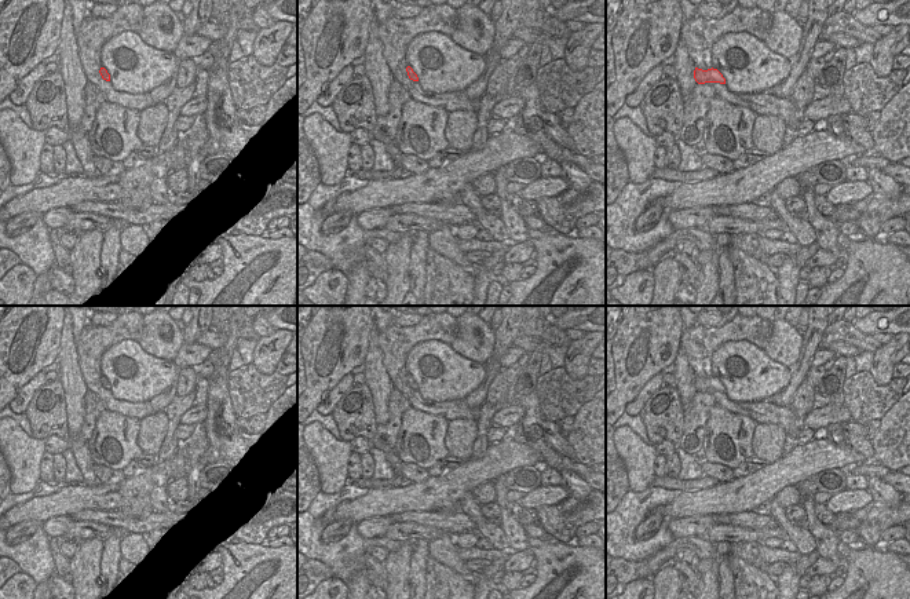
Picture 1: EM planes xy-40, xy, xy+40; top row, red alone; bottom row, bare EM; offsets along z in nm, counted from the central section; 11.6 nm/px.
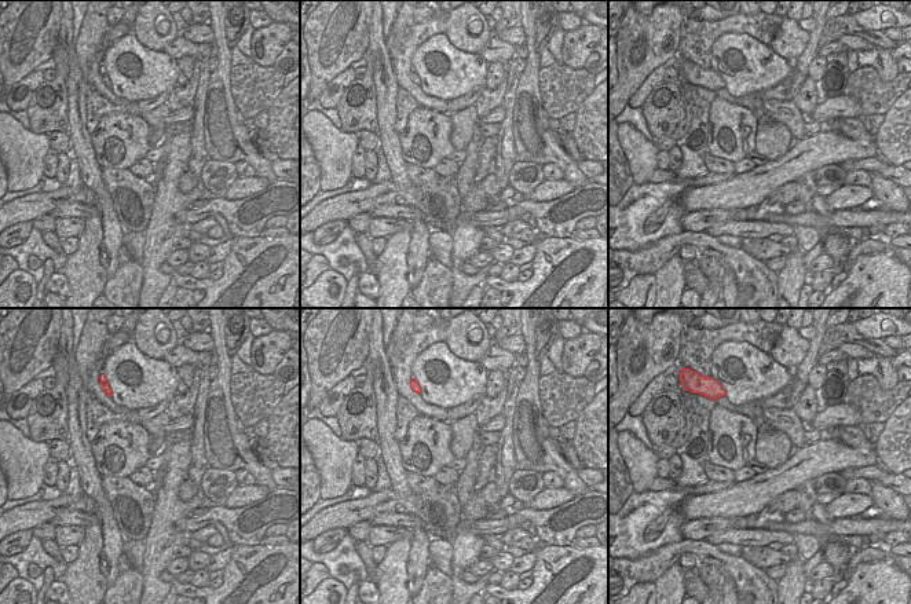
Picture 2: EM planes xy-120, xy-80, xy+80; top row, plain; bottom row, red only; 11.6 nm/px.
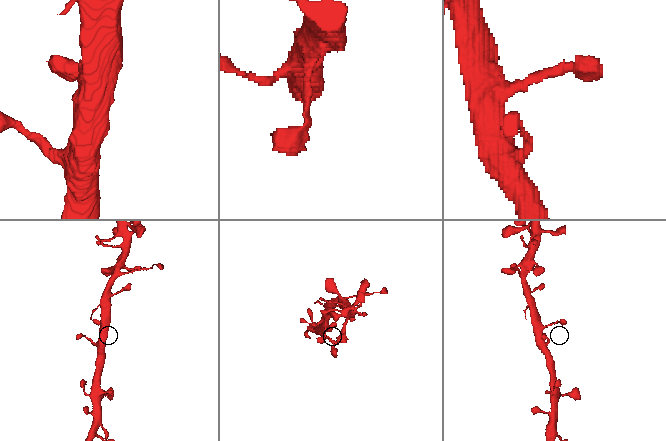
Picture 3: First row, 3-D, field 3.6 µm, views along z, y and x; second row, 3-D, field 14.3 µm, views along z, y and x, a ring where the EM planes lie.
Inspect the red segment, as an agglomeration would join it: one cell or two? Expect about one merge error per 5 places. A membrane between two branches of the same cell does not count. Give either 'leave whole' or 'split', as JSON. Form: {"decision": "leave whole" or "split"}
{"decision": "leave whole"}

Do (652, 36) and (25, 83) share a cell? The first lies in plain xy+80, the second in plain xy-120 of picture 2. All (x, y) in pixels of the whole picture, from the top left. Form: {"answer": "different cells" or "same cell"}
{"answer": "different cells"}

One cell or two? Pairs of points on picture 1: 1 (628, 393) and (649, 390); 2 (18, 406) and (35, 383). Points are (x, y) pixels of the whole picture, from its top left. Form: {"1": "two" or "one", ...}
{"1": "two", "2": "one"}

